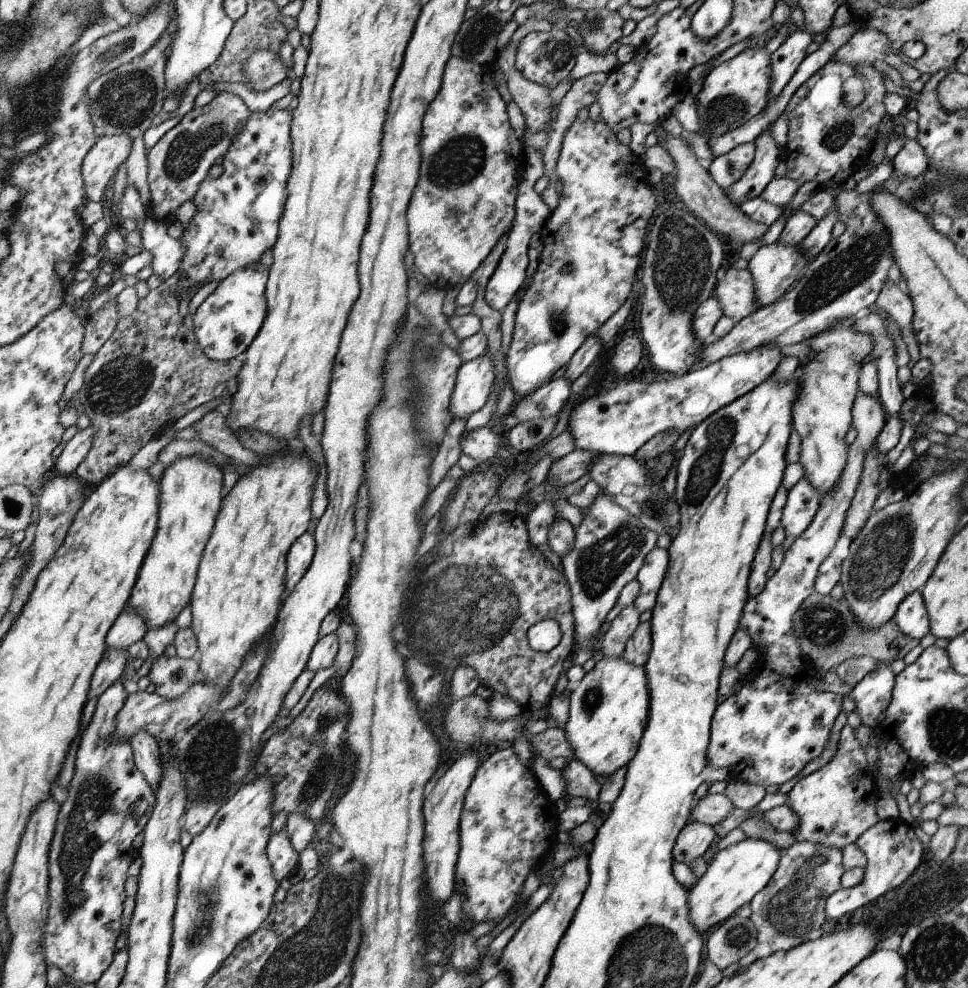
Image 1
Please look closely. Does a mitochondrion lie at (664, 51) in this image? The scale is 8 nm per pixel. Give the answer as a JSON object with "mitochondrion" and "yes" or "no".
{"mitochondrion":"no"}

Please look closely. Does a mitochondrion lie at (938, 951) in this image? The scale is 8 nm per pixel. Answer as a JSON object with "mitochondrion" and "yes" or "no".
{"mitochondrion":"yes"}

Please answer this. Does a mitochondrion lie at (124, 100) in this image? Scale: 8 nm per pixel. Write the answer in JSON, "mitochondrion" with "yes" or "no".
{"mitochondrion":"yes"}

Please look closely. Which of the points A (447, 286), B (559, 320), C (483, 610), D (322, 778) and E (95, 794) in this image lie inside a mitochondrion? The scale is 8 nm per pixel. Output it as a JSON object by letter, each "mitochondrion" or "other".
{"A":"other","B":"mitochondrion","C":"mitochondrion","D":"mitochondrion","E":"mitochondrion"}

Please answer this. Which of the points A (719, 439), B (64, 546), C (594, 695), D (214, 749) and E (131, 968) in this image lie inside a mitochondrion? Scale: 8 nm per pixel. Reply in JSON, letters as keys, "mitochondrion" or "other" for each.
{"A":"mitochondrion","B":"other","C":"mitochondrion","D":"mitochondrion","E":"other"}

